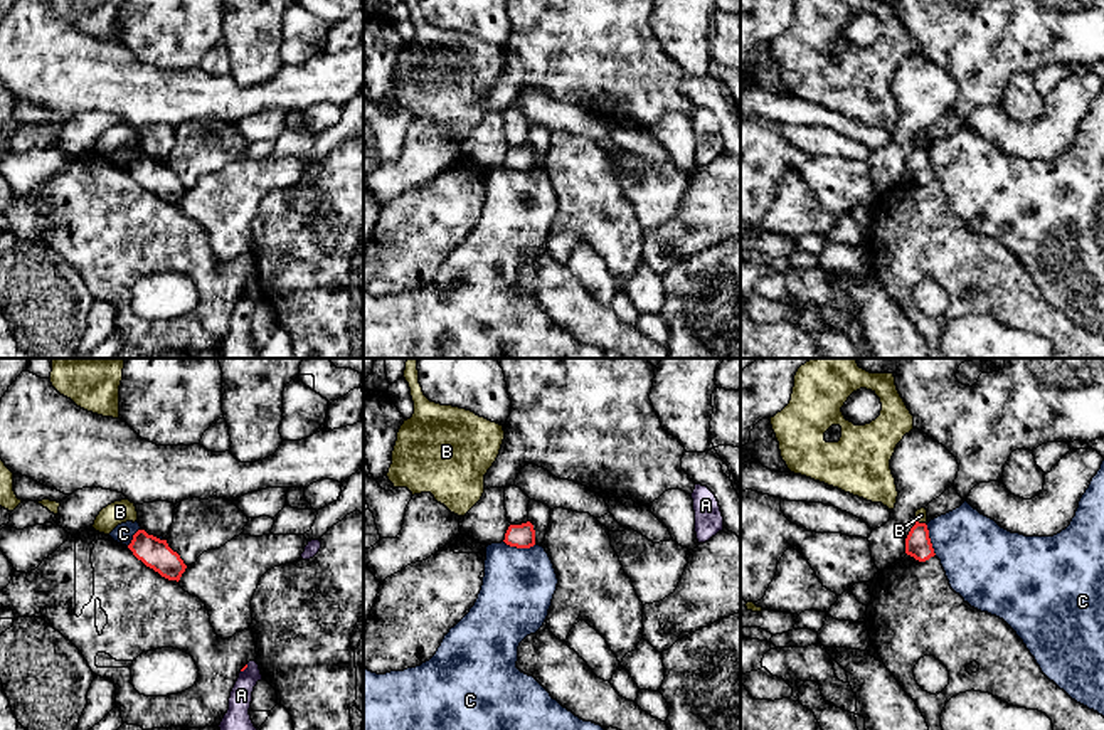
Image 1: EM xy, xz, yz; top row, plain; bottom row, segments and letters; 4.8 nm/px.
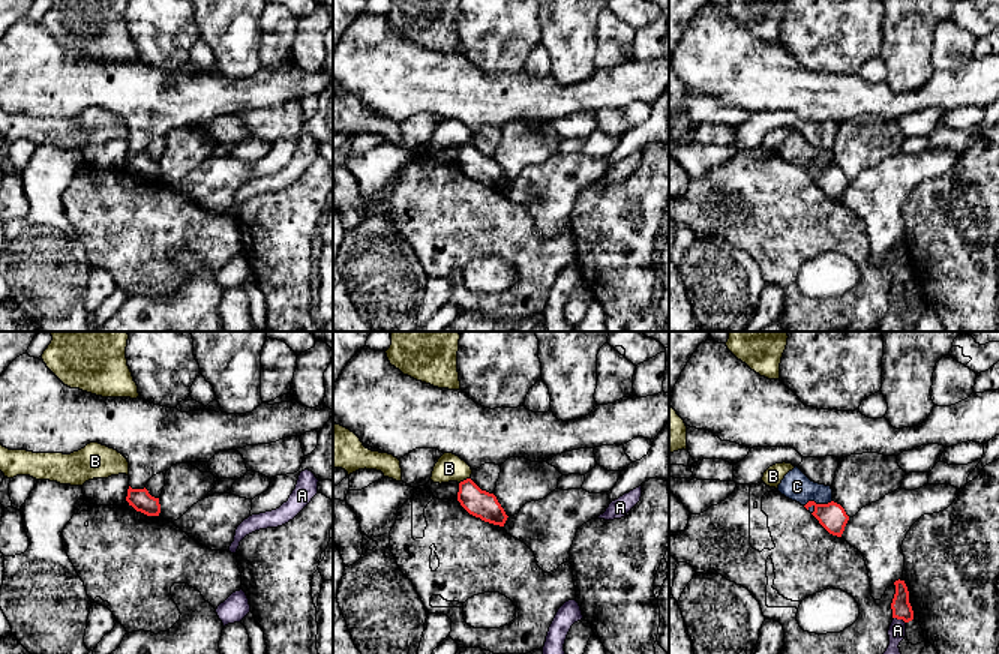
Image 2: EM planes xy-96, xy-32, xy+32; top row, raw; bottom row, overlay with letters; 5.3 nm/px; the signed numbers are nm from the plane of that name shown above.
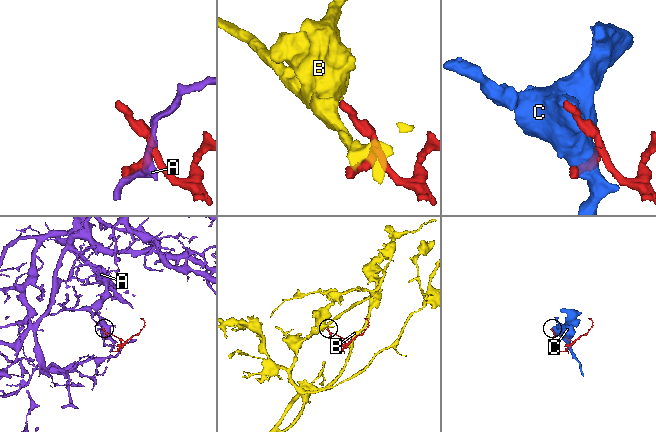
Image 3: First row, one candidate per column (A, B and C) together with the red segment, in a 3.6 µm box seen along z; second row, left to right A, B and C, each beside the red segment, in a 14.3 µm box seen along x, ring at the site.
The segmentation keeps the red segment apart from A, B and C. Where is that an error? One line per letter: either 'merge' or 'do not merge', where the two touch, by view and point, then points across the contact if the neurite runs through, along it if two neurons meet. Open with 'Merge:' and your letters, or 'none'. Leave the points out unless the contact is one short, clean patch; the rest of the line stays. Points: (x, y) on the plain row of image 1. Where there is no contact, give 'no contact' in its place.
Merge: none
A: do not merge; contact xy (244, 291); border xy (248, 288), (241, 295)
B: do not merge; contact yz (921, 147); border yz (916, 143), (924, 147)
C: do not merge; contact xz (519, 170)

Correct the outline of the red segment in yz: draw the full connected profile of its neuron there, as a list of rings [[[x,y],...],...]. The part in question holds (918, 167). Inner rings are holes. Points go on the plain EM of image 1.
[[[916,145],[916,148],[910,151],[905,161],[905,177],[919,185],[926,185],[936,178],[926,146]]]

